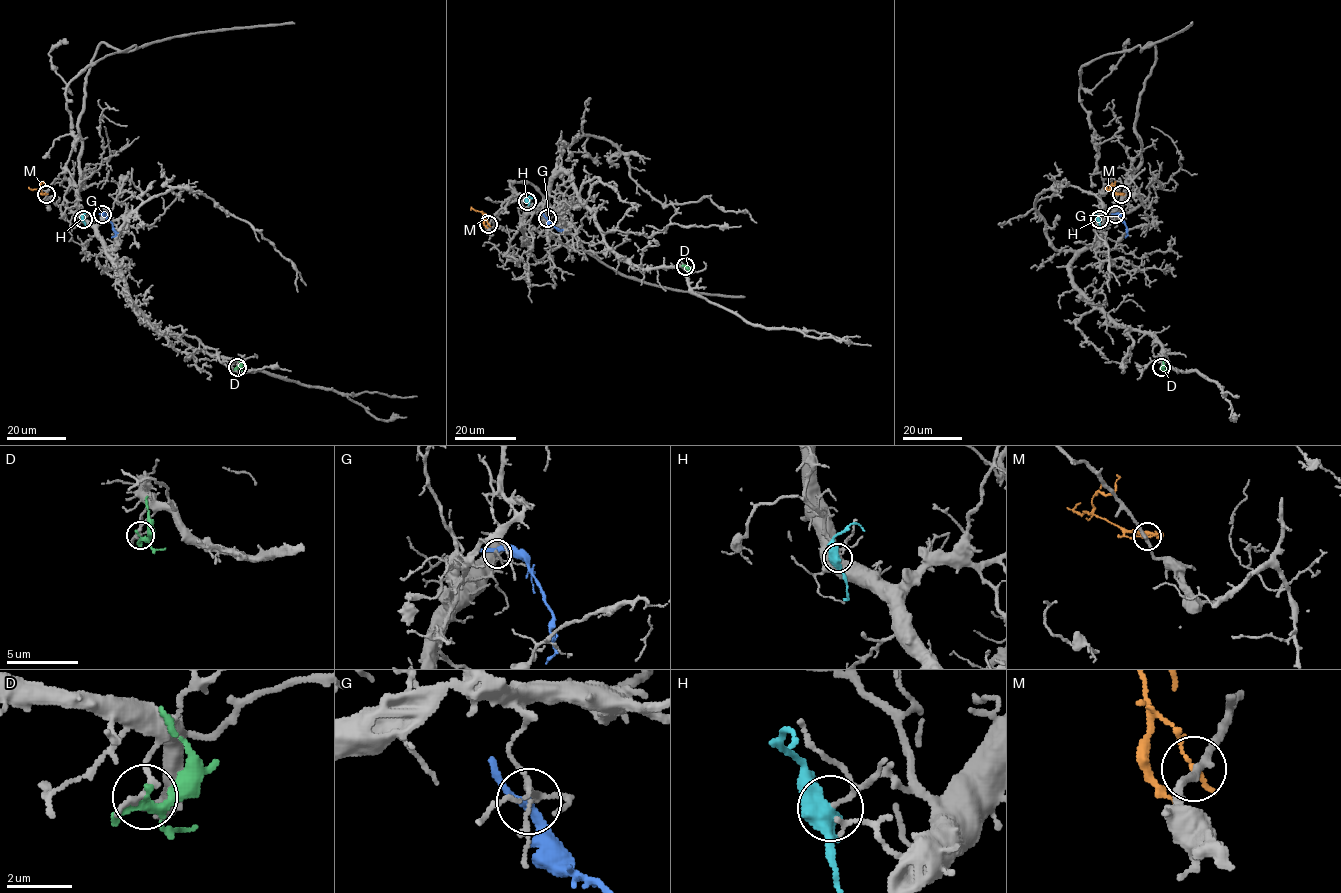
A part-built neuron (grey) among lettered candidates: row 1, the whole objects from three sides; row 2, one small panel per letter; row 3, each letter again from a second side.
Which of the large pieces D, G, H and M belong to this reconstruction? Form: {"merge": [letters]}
{"merge": []}

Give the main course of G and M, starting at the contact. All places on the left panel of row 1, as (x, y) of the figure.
G: (102, 214), (112, 224), (115, 235), (111, 237)
M: (46, 194), (29, 187)

